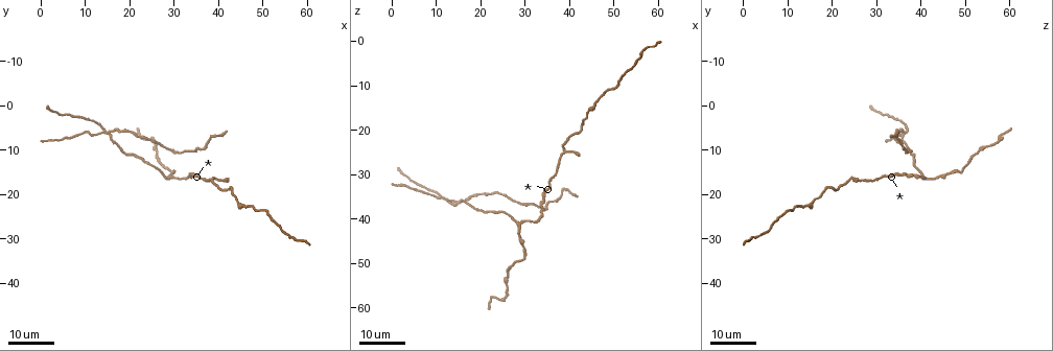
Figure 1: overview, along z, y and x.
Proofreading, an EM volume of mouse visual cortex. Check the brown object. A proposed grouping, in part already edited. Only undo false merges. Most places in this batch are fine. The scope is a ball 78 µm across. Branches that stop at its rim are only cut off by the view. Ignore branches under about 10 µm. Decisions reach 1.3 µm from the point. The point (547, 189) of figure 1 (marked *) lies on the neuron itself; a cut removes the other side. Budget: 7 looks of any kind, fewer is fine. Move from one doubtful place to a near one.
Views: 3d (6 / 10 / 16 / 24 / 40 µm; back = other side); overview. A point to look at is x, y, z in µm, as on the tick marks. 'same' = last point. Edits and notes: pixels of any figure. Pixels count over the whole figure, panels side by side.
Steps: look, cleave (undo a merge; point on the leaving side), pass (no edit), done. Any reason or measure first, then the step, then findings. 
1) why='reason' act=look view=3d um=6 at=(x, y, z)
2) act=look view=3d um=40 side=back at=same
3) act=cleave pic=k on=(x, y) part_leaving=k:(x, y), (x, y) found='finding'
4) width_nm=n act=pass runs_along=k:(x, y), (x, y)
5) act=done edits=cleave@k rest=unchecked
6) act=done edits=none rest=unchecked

act=look view=3d um=16 at=(16.0, 6.0, 35.5)

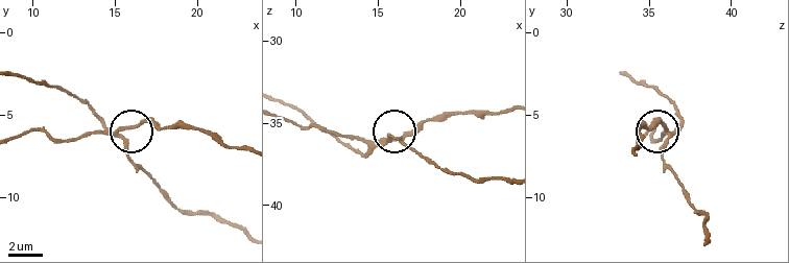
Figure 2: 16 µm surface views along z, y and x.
act=look view=3d um=10 at=(15.6, 5.9, 36.0)

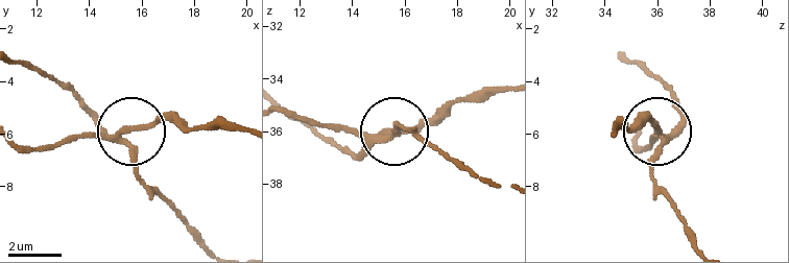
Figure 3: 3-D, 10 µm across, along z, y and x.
arms=3 act=cleave pic=3 on=(143, 125) found='two neurons meet here'

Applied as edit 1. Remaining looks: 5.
why='three-way junction' act=look view=3d um=24 at=(29.0, 16.5, 41.0)

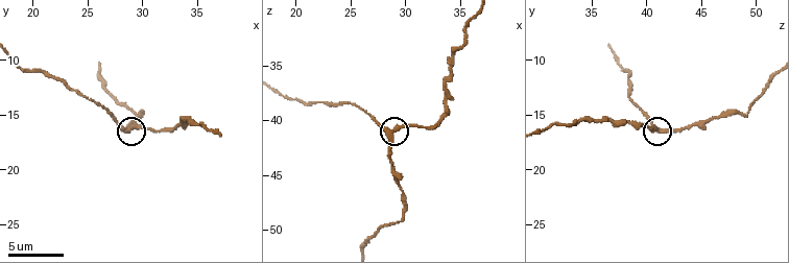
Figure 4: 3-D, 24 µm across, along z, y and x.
act=look view=3d um=10 at=(28.4, 16.2, 41.4)

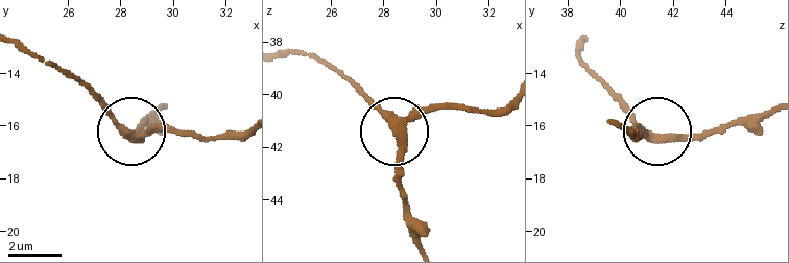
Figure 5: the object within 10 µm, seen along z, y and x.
arms=3 act=pass found='all the same neuron'

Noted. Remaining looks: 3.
why='calibre changes' act=look view=3d um=16 at=(33.0, 16.2, 40.4)

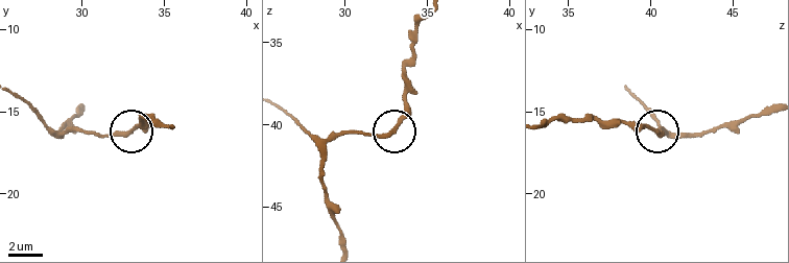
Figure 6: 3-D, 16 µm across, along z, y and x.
act=pass runs_along=6:(424, 18), (407, 73), (402, 123), (374, 136), (358, 132) found='continuous, no second neuron'

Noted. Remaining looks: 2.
why='thick turns thin' act=look view=3d um=24 at=(45.0, 23.0, 15.0)

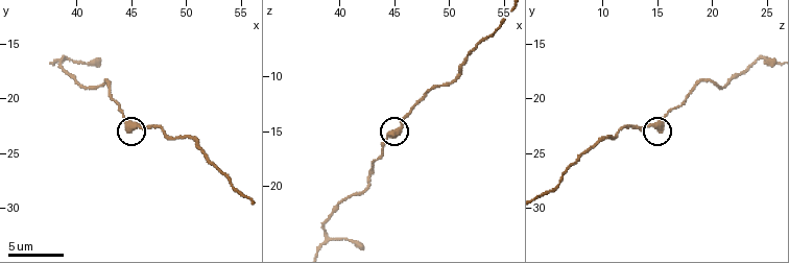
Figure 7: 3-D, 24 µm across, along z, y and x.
act=look view=3d um=6 at=(45.8, 22.4, 14.6)

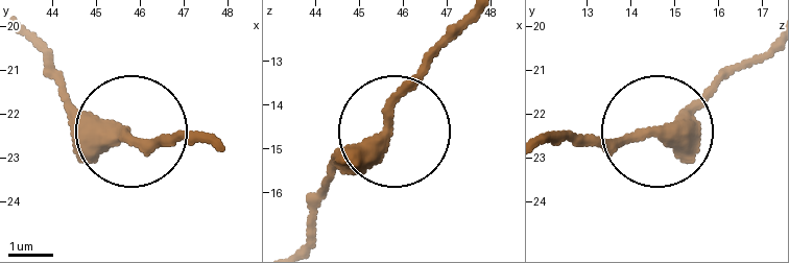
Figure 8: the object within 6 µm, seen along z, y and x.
act=pass runs_along=8:(769, 41), (668, 123), (545, 142) found='continuous, no second neuron'

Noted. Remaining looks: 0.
act=done edits=cleave@3 rest=unchecked

